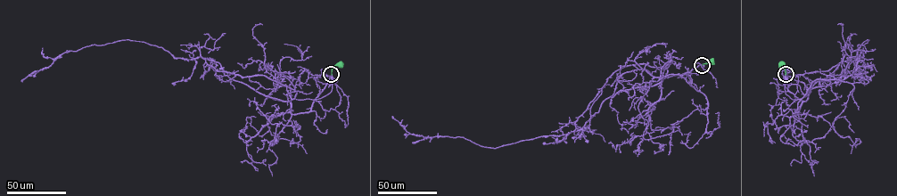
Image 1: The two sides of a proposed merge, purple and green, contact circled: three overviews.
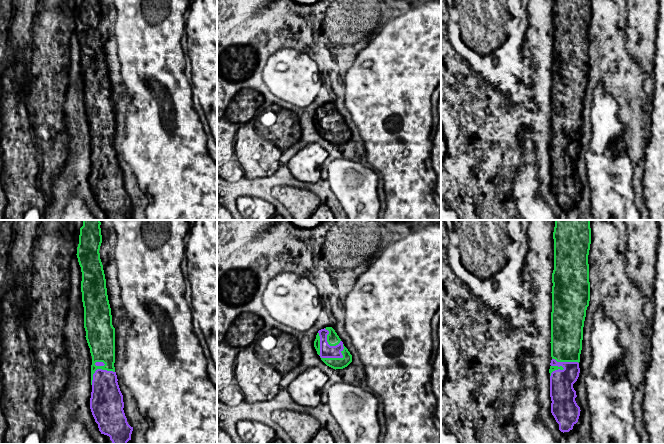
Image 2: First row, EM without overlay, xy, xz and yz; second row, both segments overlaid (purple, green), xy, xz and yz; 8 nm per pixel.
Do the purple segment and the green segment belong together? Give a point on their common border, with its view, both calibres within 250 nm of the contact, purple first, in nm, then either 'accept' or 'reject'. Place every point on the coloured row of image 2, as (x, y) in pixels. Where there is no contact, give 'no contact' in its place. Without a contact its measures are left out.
meets purple in xz at (319, 355); 110 nm thick on the purple side, 100 nm on the other; accept

